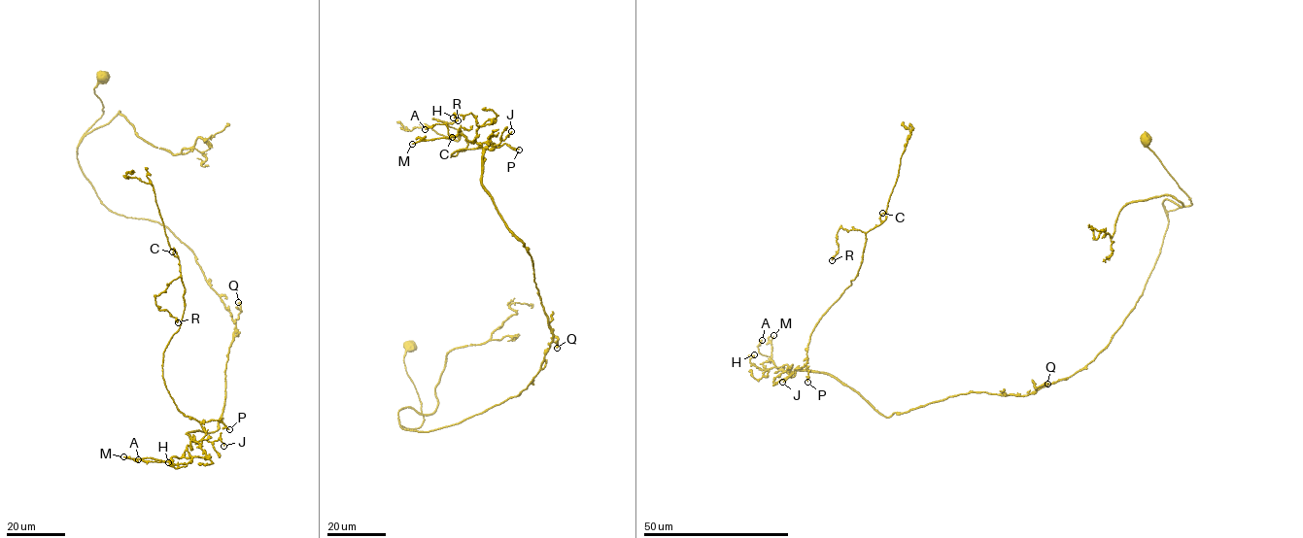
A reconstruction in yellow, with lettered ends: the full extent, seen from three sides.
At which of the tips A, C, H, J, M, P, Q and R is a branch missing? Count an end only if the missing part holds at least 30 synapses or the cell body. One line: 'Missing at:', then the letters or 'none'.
Missing at: M

